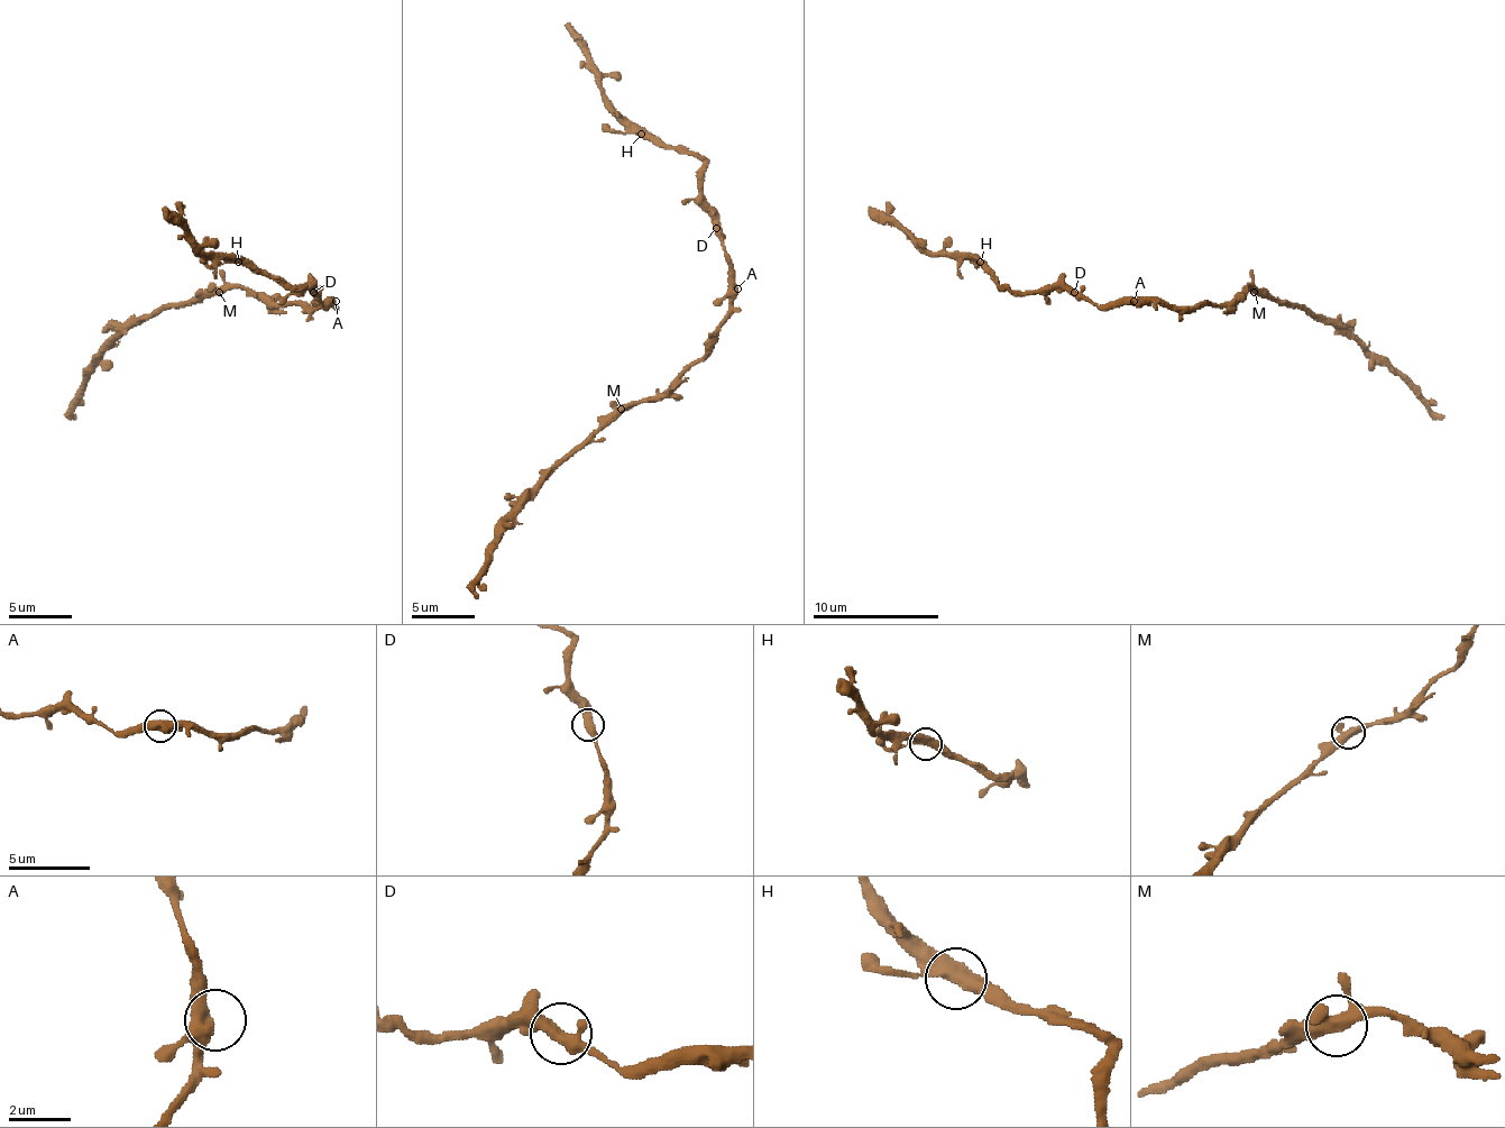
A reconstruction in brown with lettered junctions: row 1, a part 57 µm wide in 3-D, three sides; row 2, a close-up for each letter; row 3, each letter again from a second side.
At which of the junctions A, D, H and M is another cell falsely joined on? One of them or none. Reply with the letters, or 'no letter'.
no letter

